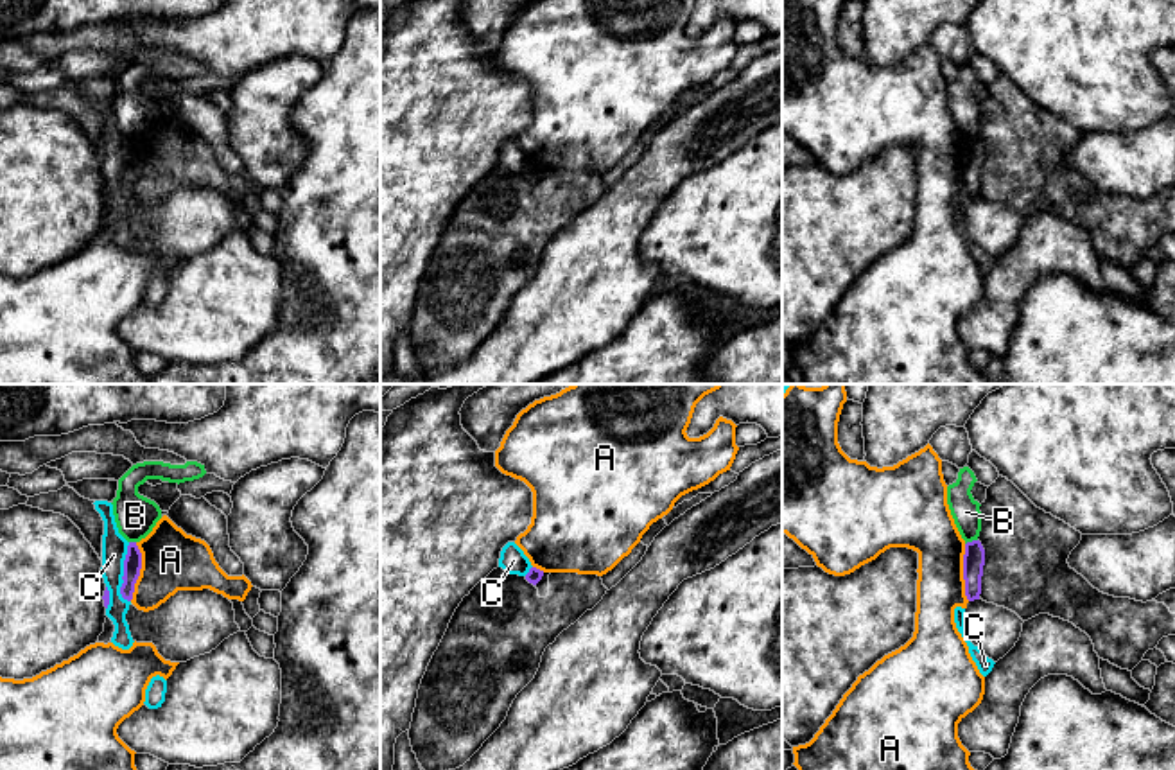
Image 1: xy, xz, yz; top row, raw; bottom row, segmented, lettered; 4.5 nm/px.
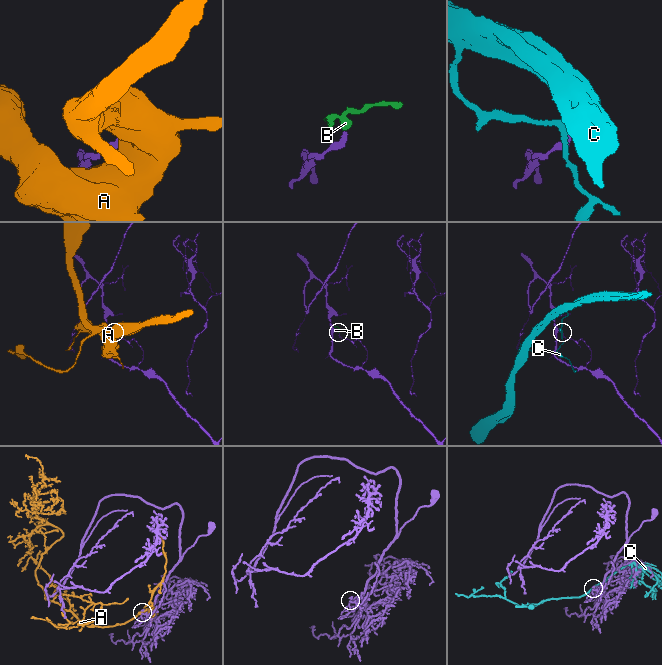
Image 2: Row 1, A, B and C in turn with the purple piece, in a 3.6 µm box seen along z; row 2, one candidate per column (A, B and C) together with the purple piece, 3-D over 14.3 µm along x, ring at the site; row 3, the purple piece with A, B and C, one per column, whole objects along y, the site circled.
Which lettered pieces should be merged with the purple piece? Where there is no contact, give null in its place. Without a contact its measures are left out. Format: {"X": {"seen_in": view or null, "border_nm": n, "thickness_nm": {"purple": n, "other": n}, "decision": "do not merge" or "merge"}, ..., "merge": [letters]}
{"A": {"seen_in": "xy", "border_nm": 260, "thickness_nm": {"purple": 80, "other": 280}, "decision": "do not merge"}, "B": {"seen_in": "yz", "border_nm": 60, "thickness_nm": {"purple": 100, "other": 130}, "decision": "do not merge"}, "C": {"seen_in": "xy", "border_nm": 280, "thickness_nm": {"purple": 80, "other": 110}, "decision": "do not merge"}, "merge": []}

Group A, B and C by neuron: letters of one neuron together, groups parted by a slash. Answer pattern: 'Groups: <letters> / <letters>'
Groups: A / B / C

